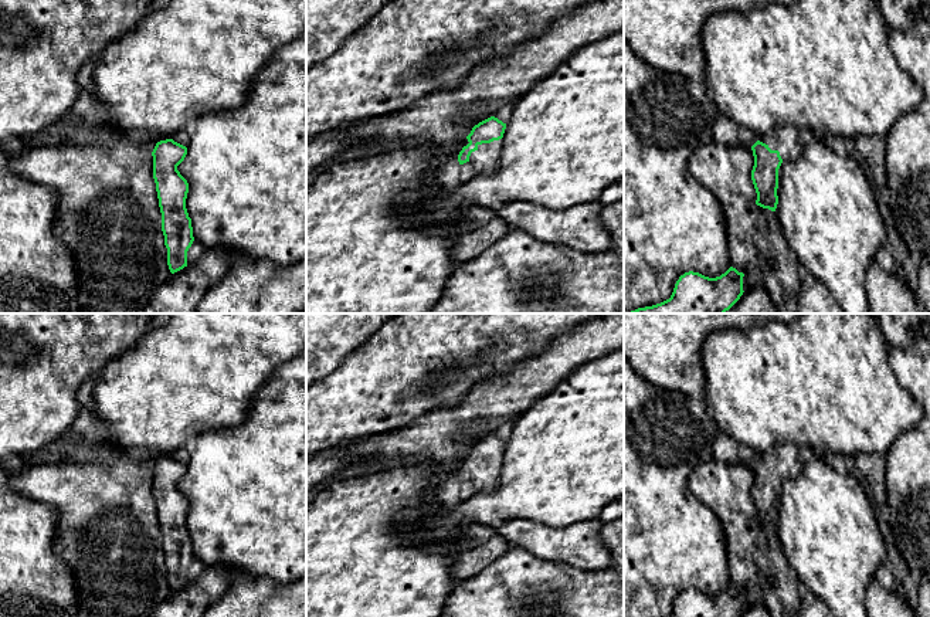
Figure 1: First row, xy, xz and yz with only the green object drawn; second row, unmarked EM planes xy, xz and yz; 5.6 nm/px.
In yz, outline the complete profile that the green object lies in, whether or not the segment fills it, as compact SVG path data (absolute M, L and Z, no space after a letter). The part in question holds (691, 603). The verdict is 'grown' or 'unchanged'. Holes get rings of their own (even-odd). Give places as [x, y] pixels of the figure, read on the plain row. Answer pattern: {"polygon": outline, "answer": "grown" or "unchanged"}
{"polygon": "M733 584L716 596L689 589L679 594L669 617L740 617L743 594Z", "answer": "unchanged"}

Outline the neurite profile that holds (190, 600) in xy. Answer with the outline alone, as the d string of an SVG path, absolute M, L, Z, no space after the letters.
M208 566L193 583L172 591L152 617L201 617L210 604L224 596L237 574L224 566Z

